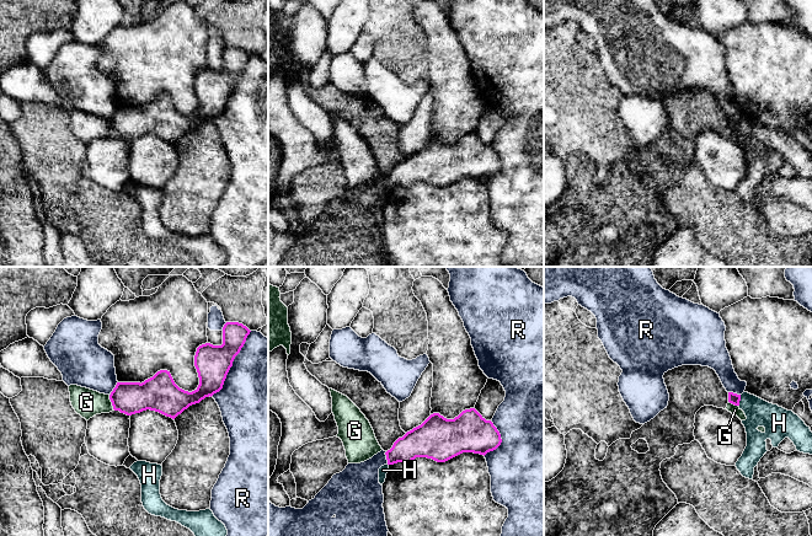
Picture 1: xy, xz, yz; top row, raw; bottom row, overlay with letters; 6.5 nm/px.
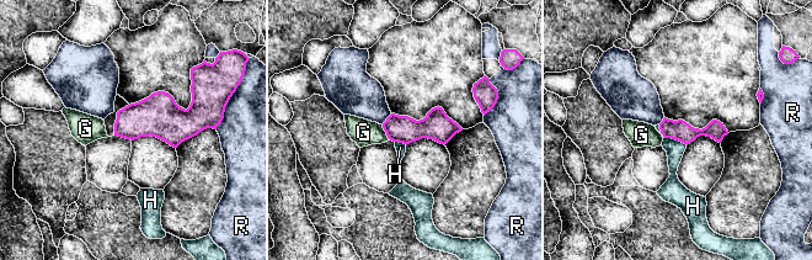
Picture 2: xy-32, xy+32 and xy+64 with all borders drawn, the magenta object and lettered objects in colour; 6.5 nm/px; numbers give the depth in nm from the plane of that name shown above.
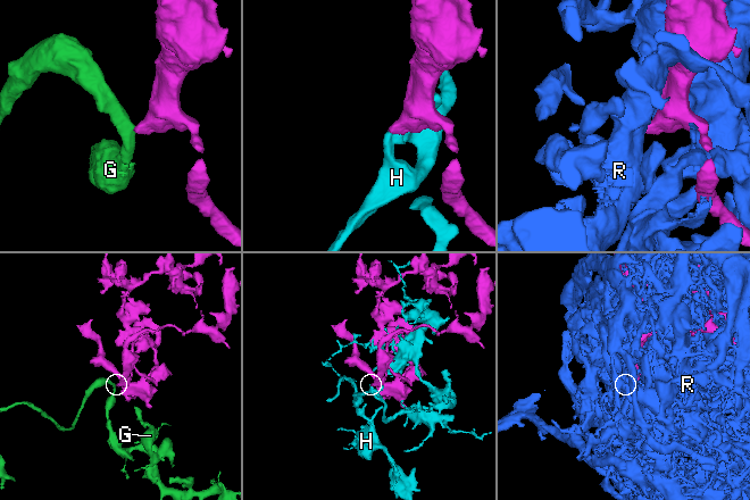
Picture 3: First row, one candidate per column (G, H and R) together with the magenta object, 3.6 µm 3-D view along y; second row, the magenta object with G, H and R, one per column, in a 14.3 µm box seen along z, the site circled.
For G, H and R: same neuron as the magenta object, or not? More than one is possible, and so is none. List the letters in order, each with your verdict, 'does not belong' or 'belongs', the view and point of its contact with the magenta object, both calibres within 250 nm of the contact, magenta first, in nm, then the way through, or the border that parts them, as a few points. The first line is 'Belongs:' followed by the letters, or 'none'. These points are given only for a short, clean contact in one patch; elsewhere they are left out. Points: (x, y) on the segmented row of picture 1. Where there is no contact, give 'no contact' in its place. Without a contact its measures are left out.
Belongs: none
G: does not belong | xy (112, 402) | 200/180 nm | along xy (108, 395), (113, 408)
H: does not belong | yz (740, 400) | 70/180 nm | along yz (741, 395), (738, 406)
R: does not belong | xy (231, 365) | 220/500 nm

